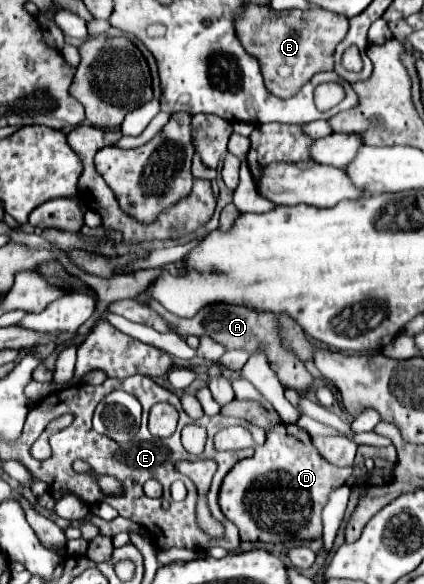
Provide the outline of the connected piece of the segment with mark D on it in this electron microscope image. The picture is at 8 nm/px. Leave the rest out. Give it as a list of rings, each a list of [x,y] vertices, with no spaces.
[[[275,423],[267,431],[267,441],[255,447],[255,455],[241,459],[223,479],[219,503],[227,519],[239,527],[243,541],[315,541],[323,537],[321,511],[329,501],[329,493],[345,485],[351,475],[353,465],[337,467],[329,463],[315,449],[305,429]]]

